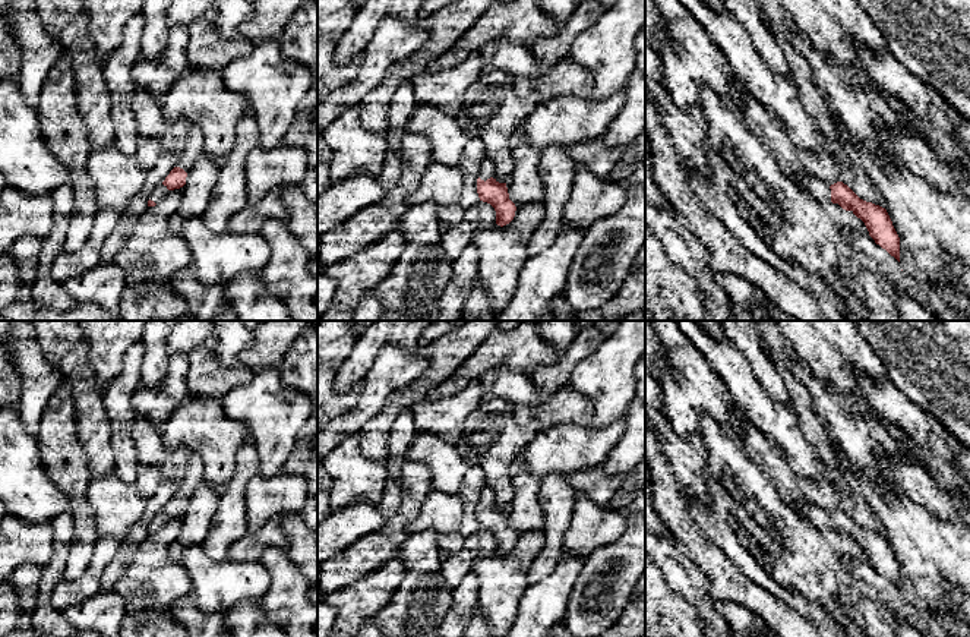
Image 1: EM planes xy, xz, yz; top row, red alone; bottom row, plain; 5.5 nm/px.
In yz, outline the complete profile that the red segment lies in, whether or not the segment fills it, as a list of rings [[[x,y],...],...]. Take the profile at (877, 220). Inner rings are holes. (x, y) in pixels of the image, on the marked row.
[[[802,171],[806,190],[822,204],[838,204],[860,218],[869,236],[900,262],[900,237],[885,208],[860,199],[847,185],[837,182],[828,186],[825,182]]]

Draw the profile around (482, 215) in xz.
[[[478,201],[464,214],[464,218],[443,228],[440,245],[451,264],[454,264],[459,253],[471,243],[475,231],[486,230],[496,226],[495,208],[483,201]]]

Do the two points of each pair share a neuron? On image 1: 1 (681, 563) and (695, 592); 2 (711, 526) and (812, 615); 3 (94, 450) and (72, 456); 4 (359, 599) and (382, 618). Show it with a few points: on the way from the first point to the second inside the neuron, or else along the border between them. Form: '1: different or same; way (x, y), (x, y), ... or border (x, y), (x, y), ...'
1: same; way (681, 570), (681, 574), (691, 585)
2: same; way (735, 551), (764, 580), (787, 596)
3: different; border (76, 421), (76, 437), (92, 476)
4: different; border (398, 586), (389, 601), (372, 617)

